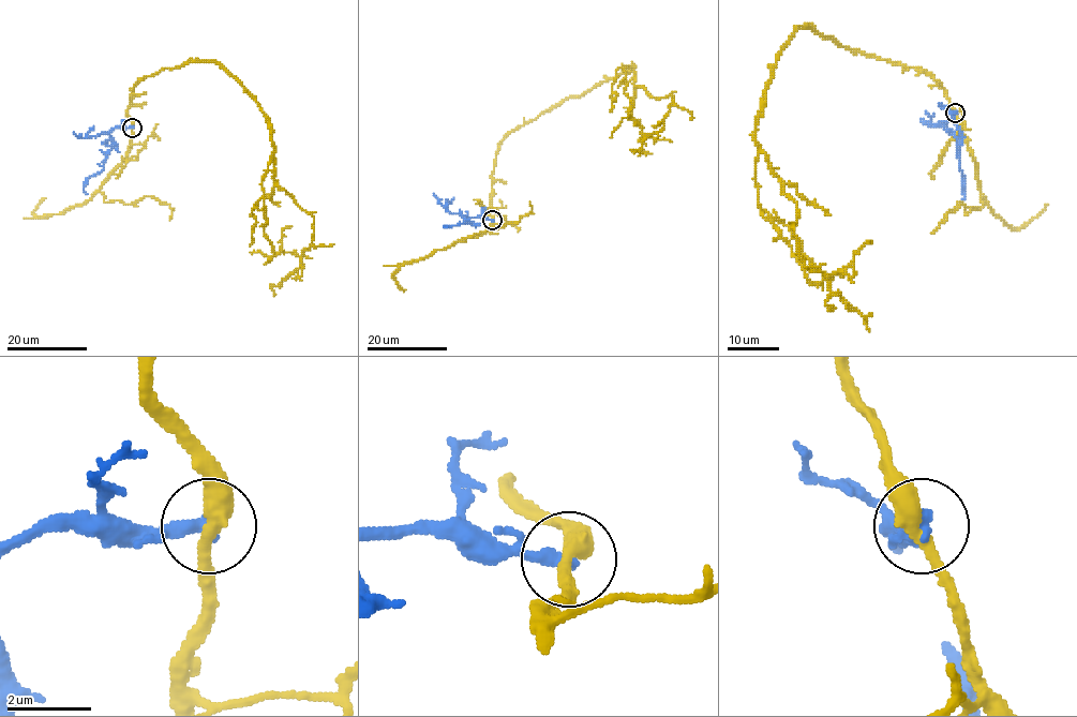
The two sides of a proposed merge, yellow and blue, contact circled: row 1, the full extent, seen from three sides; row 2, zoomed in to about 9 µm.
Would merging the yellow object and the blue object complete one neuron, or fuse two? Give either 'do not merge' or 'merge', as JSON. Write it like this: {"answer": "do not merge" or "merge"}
{"answer": "do not merge"}

